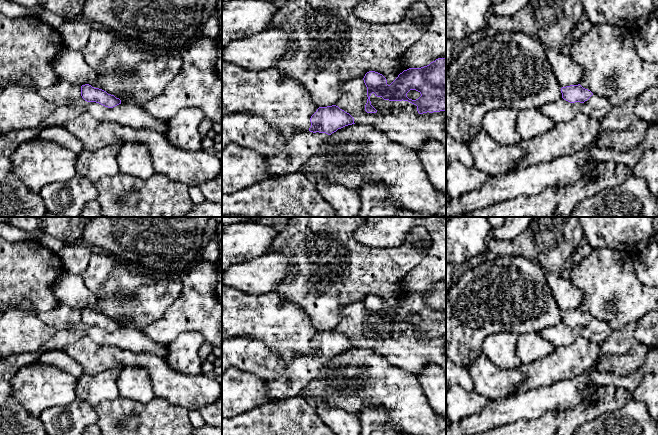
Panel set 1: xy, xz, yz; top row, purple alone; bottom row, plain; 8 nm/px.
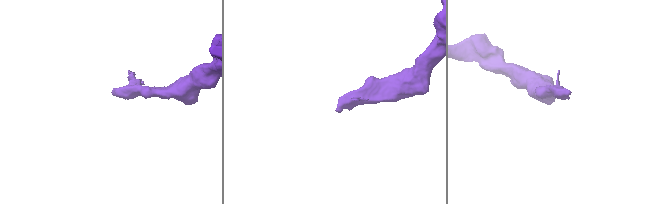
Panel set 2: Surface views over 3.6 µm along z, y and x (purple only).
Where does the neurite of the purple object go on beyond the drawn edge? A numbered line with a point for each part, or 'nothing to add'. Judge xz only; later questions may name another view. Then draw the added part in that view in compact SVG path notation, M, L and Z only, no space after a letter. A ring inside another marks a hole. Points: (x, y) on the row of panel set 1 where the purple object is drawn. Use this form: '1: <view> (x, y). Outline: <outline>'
1: xz (297, 150). Outline: M309 129L294 134L291 138L284 141L284 147L277 155L265 157L267 163L267 174L271 179L299 172L300 168L323 148L323 142L328 138L326 133L313 133Z

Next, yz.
1: yz (597, 107). Outline: M595 94L581 105L583 114L598 121L602 120L613 108L607 98Z

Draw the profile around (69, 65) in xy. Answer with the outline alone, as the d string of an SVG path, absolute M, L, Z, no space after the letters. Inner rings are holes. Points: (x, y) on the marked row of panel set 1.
M64 48L52 60L52 69L59 80L82 86L95 80L95 71L80 51Z

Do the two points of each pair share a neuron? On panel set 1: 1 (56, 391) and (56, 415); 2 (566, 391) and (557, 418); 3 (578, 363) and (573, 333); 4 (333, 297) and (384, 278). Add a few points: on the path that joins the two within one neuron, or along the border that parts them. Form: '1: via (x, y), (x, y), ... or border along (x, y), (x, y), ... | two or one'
1: border along (76, 397), (64, 405), (48, 407), (39, 416) | two
2: border along (581, 402), (569, 409), (547, 410), (537, 418) | two
3: border along (581, 336), (567, 345), (556, 346) | two
4: via (345, 284), (351, 278), (371, 278) | one

